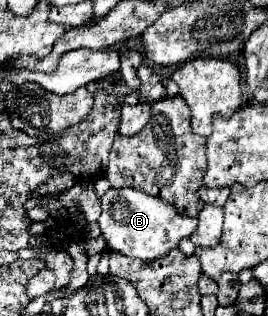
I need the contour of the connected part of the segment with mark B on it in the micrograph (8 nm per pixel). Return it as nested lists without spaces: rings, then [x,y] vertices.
[[[109,188],[101,198],[101,208],[103,208],[103,212],[99,218],[99,228],[101,228],[101,234],[107,242],[107,246],[115,252],[121,252],[125,256],[139,258],[139,260],[155,260],[159,256],[165,256],[171,248],[177,248],[181,238],[189,238],[197,226],[197,218],[179,216],[177,210],[173,208],[173,204],[157,200],[135,188]]]

